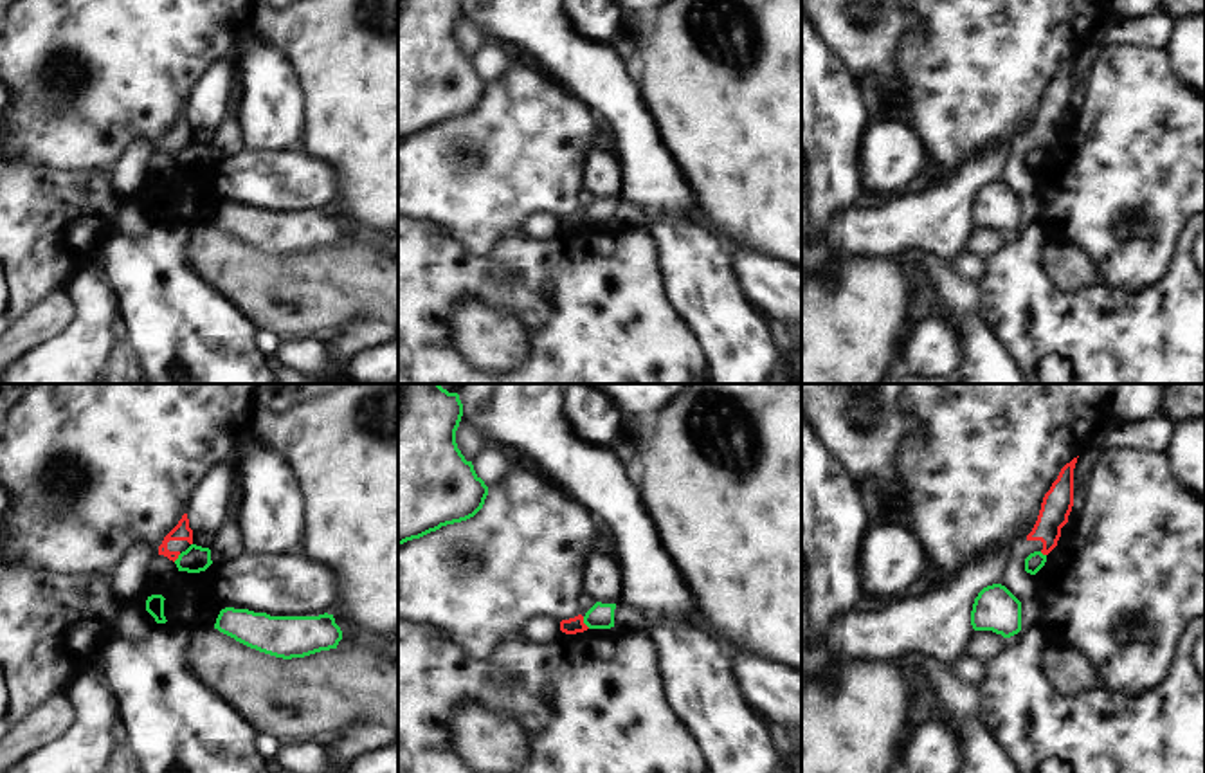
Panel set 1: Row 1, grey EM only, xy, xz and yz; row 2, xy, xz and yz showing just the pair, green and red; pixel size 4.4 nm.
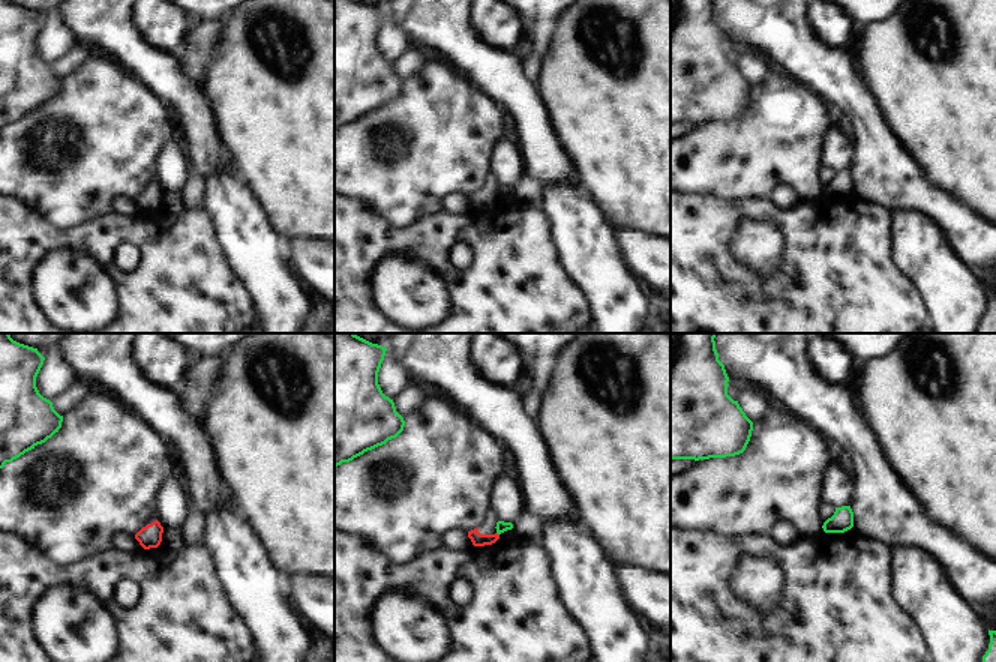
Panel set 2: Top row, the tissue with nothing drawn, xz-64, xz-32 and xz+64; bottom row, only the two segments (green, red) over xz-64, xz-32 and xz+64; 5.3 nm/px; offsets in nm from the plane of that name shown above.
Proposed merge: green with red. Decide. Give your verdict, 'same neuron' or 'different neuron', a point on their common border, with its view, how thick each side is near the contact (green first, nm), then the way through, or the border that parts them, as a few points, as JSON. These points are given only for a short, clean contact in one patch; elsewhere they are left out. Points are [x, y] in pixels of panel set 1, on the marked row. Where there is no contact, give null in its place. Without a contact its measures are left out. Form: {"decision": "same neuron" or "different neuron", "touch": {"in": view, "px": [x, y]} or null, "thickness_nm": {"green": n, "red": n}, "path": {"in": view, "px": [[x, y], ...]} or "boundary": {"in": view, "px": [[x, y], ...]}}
{"decision": "different neuron", "touch": {"in": "xz", "px": [584, 622]}, "thickness_nm": {"green": 110, "red": 70}, "boundary": {"in": "xz", "px": [[582, 617], [589, 627]]}}

